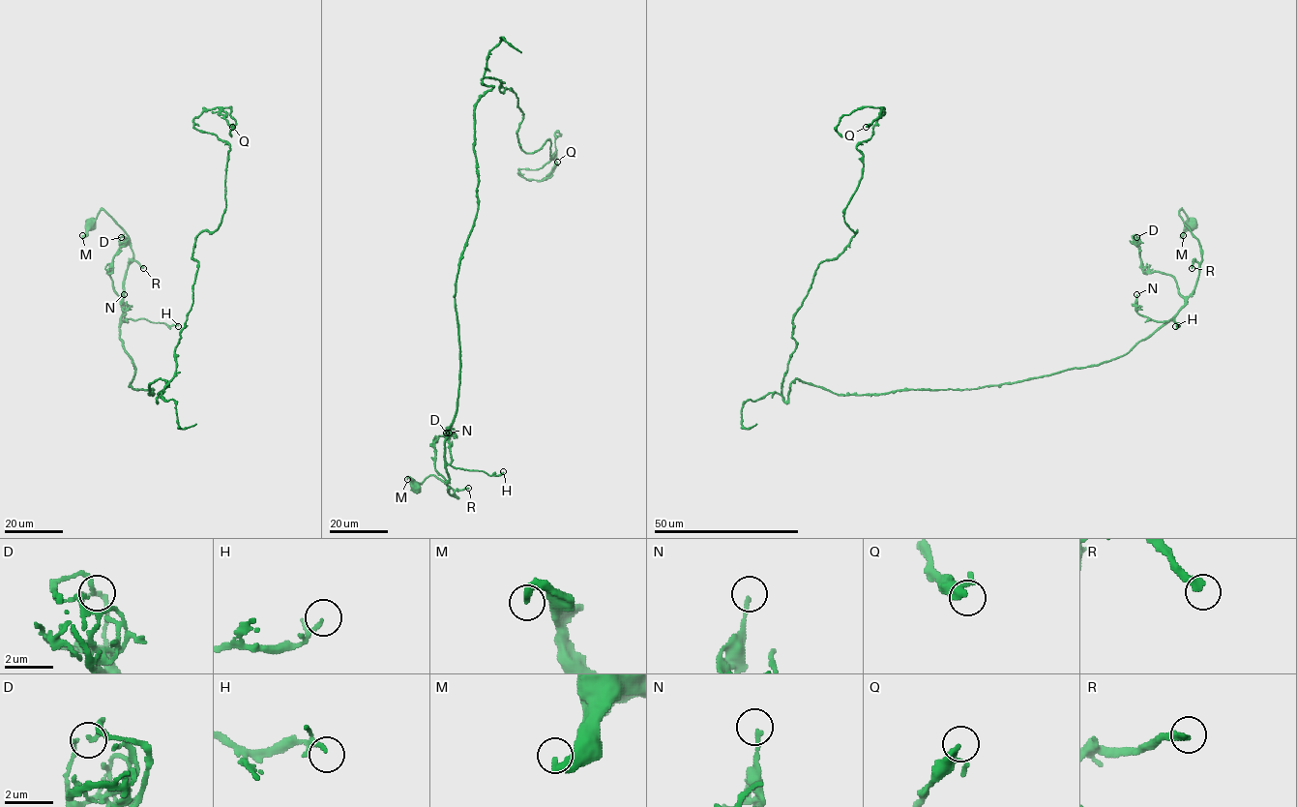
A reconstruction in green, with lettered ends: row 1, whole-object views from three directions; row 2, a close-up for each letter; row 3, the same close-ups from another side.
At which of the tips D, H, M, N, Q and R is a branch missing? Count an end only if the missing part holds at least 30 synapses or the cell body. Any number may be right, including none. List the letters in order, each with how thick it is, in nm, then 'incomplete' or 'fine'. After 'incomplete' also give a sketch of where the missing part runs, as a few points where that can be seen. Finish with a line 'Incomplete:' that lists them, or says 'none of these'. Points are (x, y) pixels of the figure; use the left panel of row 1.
D: 180 nm thick; fine
H: 110 nm thick; fine
M: 320 nm thick; fine
N: 150 nm thick; fine
Q: 280 nm thick; fine
R: 320 nm thick; fine
Incomplete: none of these

